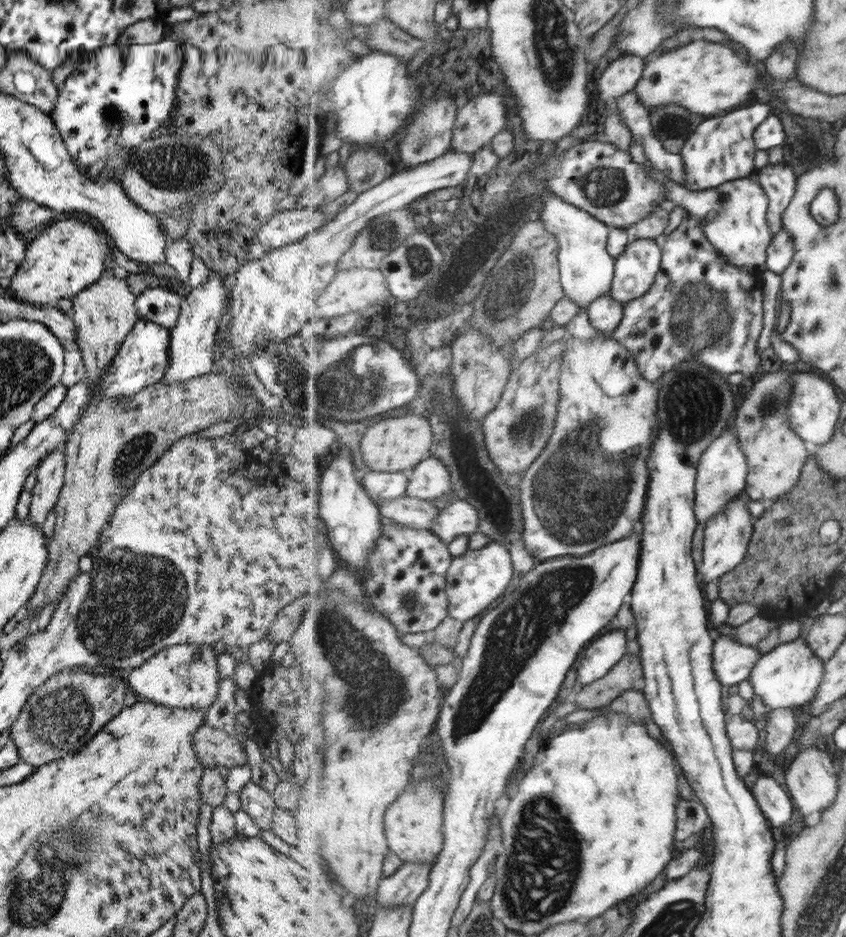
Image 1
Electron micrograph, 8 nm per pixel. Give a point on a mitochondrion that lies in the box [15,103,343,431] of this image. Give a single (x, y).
(181, 168)

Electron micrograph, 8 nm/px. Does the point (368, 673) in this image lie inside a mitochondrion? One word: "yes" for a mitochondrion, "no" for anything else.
yes

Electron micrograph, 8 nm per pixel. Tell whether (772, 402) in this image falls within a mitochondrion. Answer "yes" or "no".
yes

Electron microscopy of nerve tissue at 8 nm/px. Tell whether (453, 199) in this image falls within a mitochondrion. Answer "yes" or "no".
no

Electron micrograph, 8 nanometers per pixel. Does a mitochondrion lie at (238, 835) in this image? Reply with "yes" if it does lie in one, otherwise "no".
no

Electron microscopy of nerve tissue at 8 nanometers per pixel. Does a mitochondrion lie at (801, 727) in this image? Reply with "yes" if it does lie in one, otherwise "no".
no

